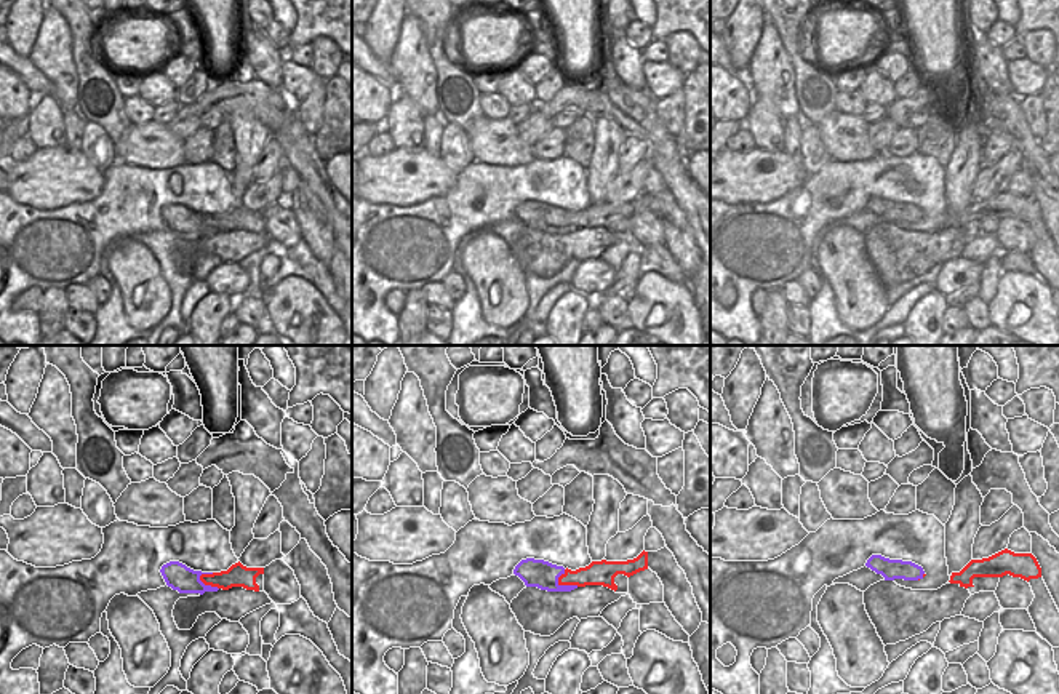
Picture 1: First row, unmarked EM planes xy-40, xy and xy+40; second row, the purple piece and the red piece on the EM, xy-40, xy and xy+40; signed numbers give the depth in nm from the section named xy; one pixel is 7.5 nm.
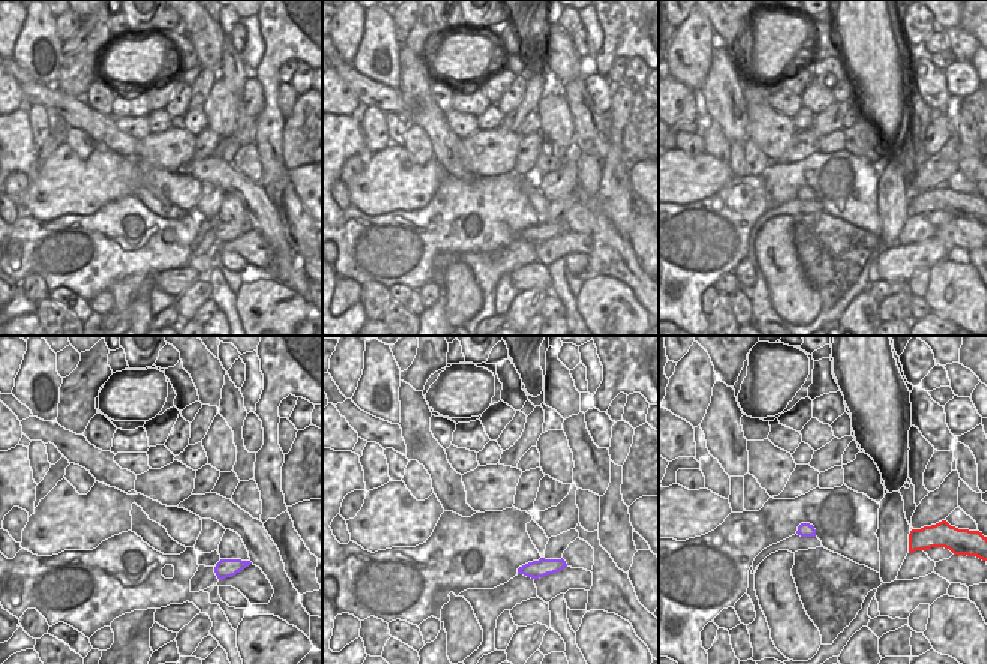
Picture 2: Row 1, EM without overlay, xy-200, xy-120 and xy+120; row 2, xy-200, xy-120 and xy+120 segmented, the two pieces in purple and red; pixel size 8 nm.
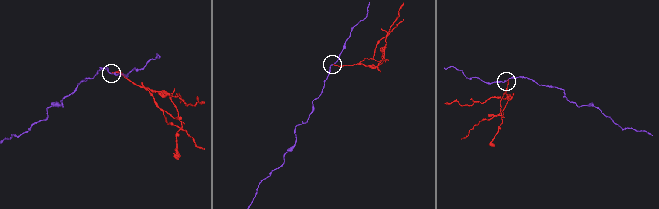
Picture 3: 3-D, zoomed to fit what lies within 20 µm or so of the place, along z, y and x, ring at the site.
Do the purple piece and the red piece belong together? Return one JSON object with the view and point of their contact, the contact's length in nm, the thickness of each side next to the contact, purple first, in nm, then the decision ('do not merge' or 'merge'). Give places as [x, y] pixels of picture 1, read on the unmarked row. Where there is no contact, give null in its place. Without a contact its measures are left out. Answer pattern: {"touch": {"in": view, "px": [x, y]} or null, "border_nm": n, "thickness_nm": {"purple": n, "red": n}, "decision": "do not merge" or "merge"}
{"touch": {"in": "xy", "px": [567, 227]}, "border_nm": 180, "thickness_nm": {"purple": 220, "red": 190}, "decision": "do not merge"}

